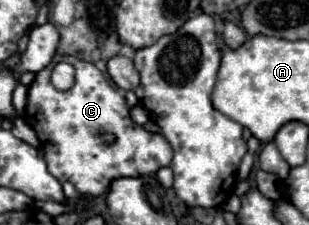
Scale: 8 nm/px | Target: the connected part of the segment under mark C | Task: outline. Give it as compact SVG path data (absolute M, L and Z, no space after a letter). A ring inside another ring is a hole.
M56 55L46 69L36 73L36 77L28 89L28 105L24 111L24 121L38 133L38 139L44 147L44 159L46 159L48 171L60 183L70 181L82 195L92 195L92 197L106 195L106 185L110 185L110 181L114 181L114 177L150 175L150 173L156 173L160 167L170 165L170 161L172 161L172 149L170 149L168 141L162 135L148 133L144 127L136 125L130 117L130 109L126 105L124 95L120 91L116 91L106 81L106 77L96 69L94 63L80 61L76 57ZM60 61L66 61L66 63L74 65L74 69L76 69L76 83L68 91L60 91L50 83L52 69Z

